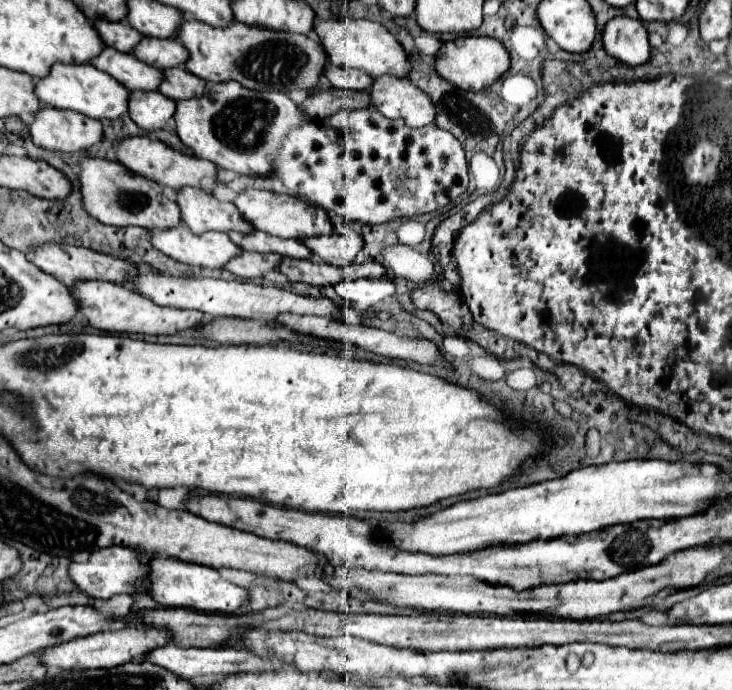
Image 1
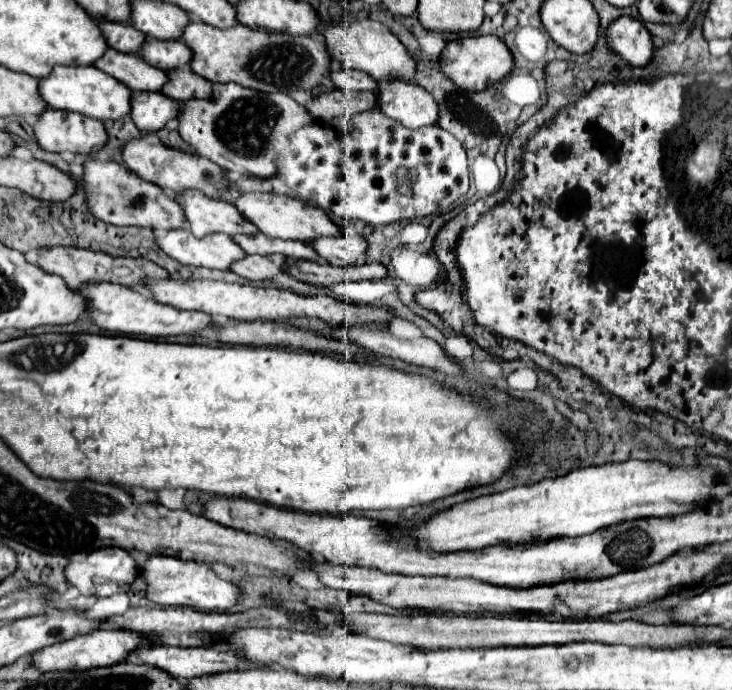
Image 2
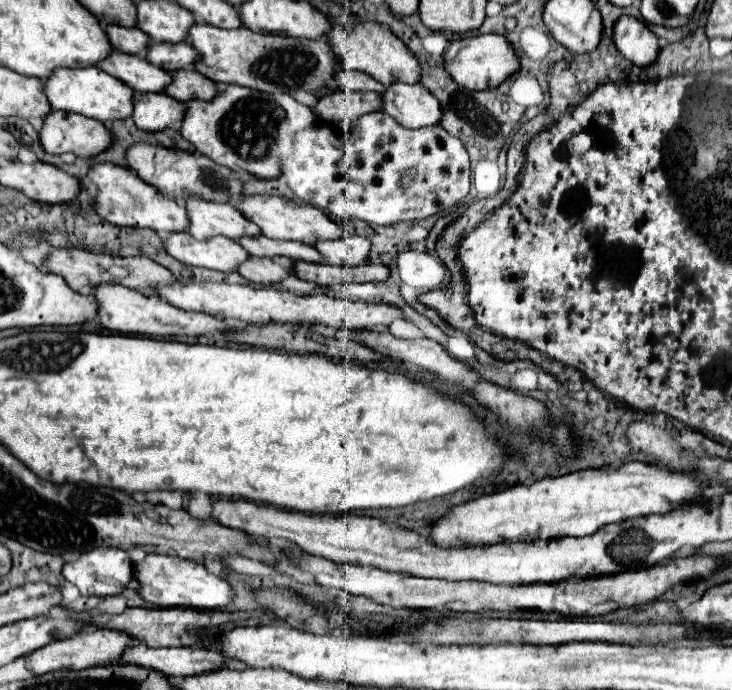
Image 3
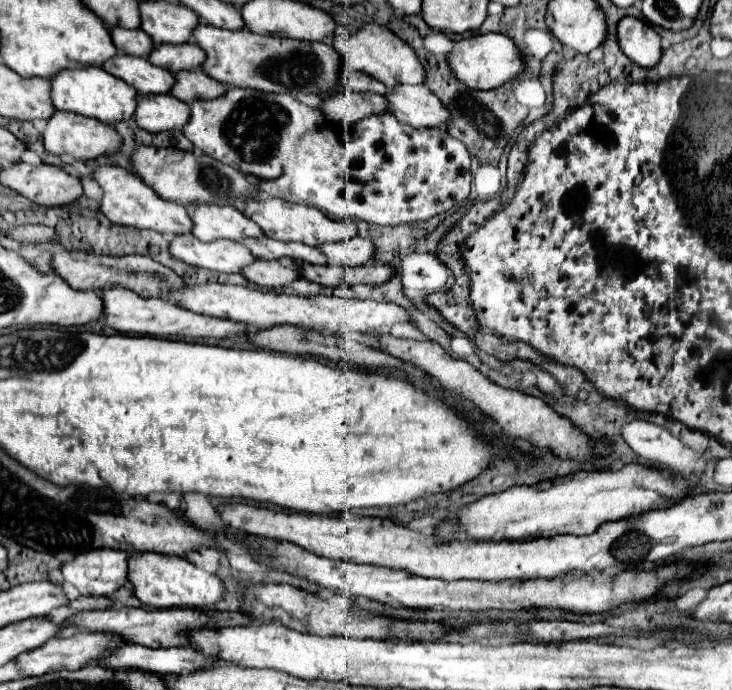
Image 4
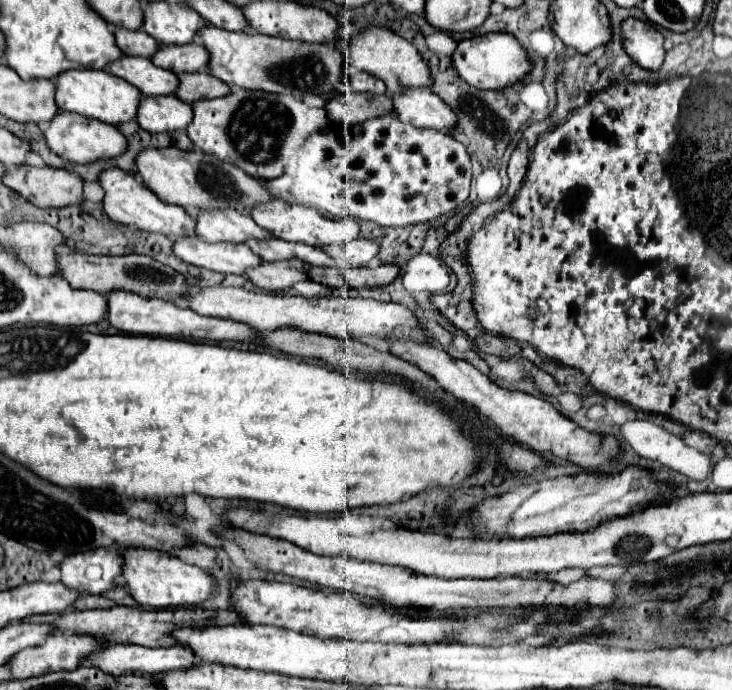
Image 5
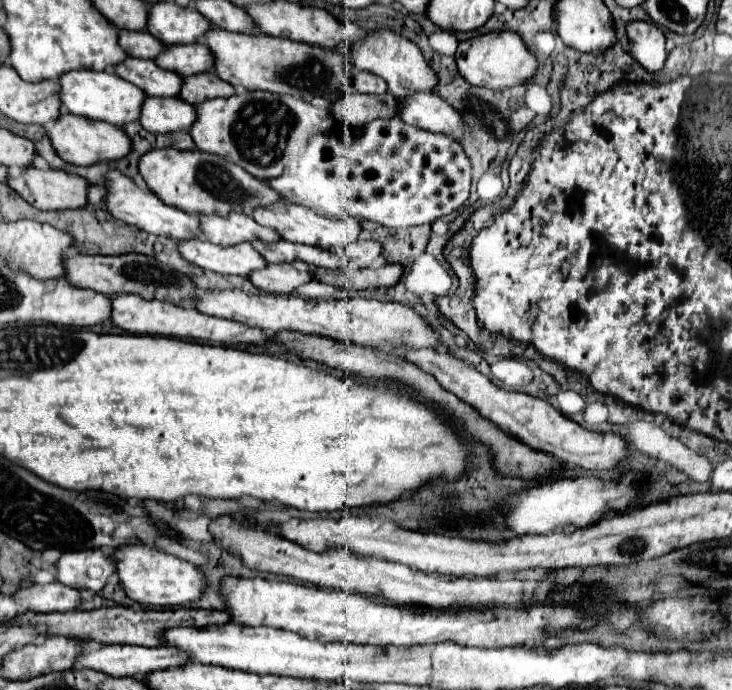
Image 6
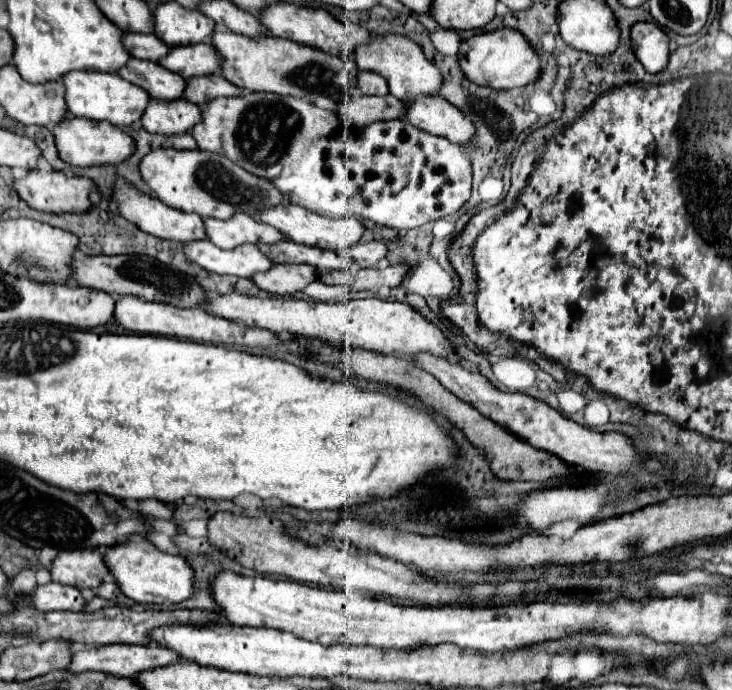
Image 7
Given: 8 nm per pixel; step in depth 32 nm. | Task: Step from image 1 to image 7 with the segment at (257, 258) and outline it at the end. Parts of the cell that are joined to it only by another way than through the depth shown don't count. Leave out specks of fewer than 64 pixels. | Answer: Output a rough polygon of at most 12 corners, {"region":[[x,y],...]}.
{"region":[[276,264],[254,284],[292,296],[318,280],[308,264]]}

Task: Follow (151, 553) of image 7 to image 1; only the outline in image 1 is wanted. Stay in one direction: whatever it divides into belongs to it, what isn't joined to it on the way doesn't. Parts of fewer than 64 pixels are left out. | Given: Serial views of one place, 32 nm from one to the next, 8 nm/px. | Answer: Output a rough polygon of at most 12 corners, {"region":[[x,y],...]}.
{"region":[[176,558],[148,562],[160,606],[236,614],[248,590],[214,568]]}

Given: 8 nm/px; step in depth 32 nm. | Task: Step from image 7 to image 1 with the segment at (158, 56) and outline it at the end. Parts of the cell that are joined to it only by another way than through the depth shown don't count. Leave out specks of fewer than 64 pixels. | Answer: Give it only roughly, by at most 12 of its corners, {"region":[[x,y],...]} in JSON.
{"region":[[98,20],[106,46],[130,52],[140,32],[122,22]]}

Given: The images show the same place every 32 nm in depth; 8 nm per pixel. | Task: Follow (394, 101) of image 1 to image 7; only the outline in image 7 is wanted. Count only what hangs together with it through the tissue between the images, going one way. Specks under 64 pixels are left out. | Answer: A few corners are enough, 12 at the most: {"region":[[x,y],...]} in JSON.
{"region":[[420,96],[406,118],[454,144],[472,142],[476,128],[442,96]]}

